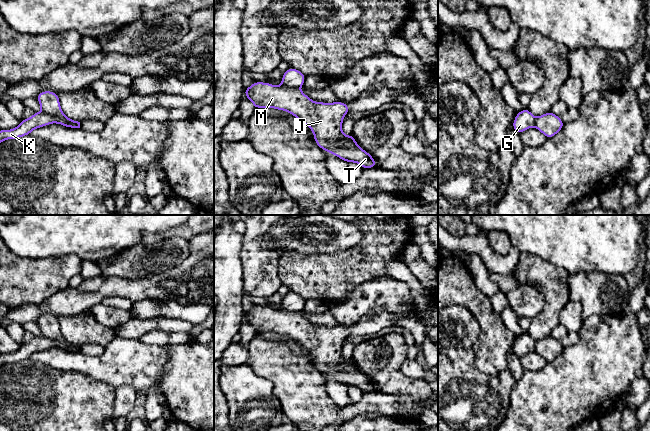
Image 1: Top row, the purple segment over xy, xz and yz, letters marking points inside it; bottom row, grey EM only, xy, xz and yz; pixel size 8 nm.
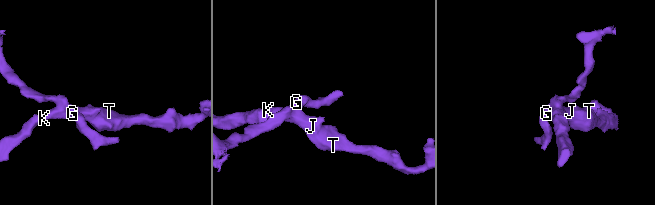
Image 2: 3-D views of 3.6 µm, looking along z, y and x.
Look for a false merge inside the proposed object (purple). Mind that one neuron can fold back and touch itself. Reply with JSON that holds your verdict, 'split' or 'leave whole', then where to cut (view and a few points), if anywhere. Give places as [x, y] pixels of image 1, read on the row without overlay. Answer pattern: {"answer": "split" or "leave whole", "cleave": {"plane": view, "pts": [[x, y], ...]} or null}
{"answer": "split", "cleave": {"plane": "xy", "pts": [[43, 335], [52, 340], [67, 342]]}}

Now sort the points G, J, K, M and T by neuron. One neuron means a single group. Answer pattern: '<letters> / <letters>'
G / J K M T

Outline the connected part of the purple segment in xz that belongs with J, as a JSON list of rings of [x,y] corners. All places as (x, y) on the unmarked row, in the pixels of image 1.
[[[256,305],[244,313],[244,318],[256,334],[274,332],[295,340],[312,354],[315,367],[322,374],[347,387],[358,387],[363,393],[377,391],[374,382],[356,367],[352,358],[345,360],[342,356],[344,340],[350,335],[348,328],[315,326],[298,312]]]

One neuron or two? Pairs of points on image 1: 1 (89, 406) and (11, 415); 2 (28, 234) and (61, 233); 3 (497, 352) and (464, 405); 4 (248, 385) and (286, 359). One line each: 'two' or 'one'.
1: one
2: one
3: two
4: two

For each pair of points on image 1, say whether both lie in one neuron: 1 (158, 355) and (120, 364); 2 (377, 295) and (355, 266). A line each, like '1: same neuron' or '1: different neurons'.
1: same neuron
2: different neurons

